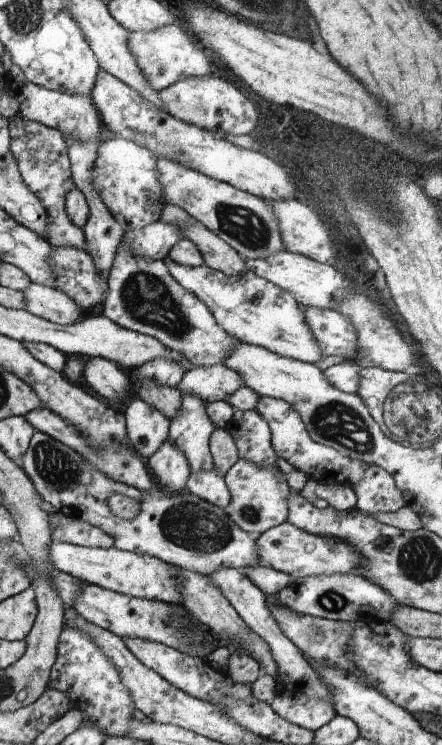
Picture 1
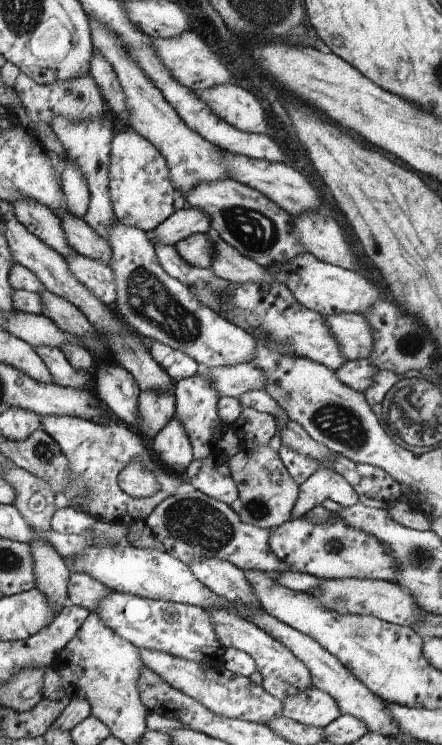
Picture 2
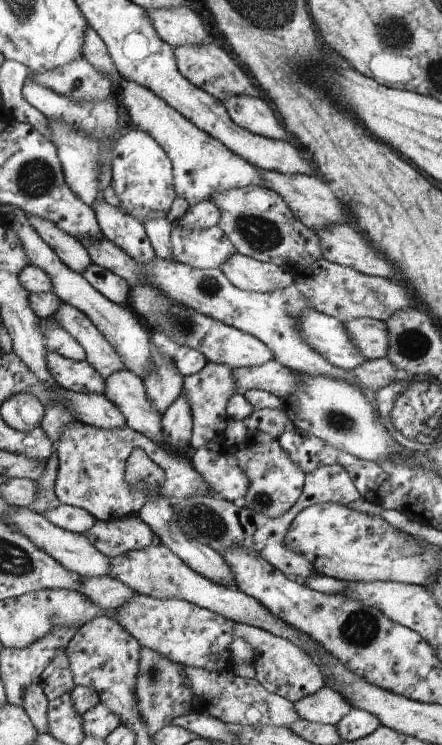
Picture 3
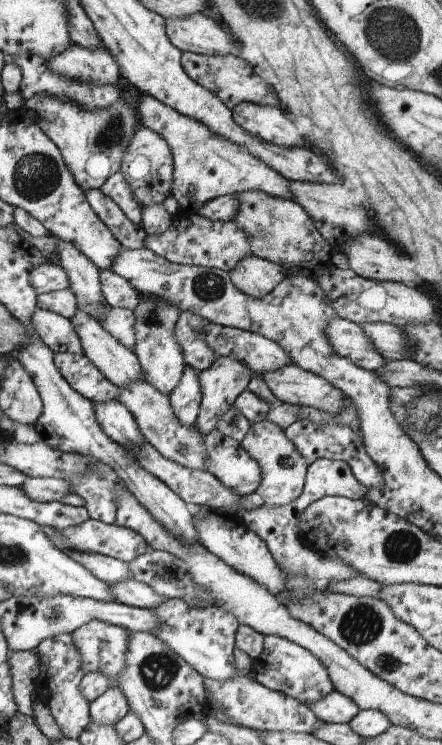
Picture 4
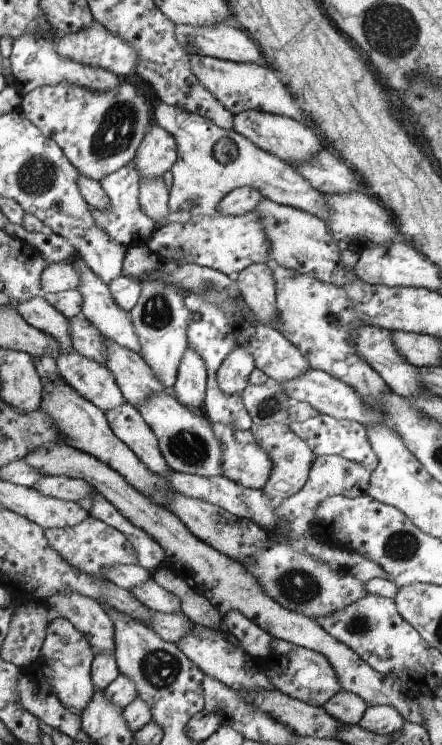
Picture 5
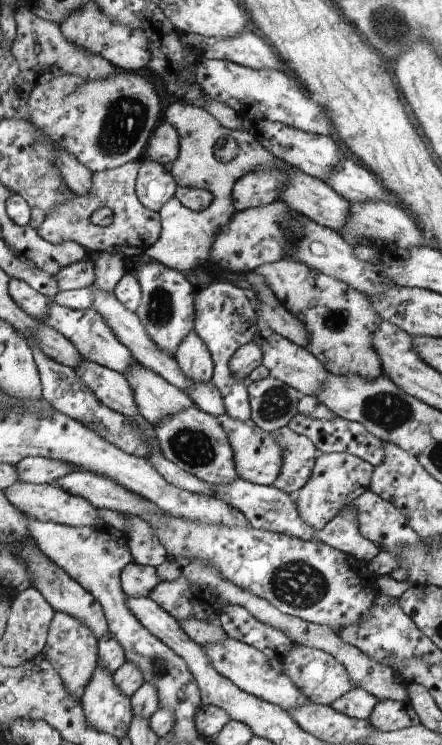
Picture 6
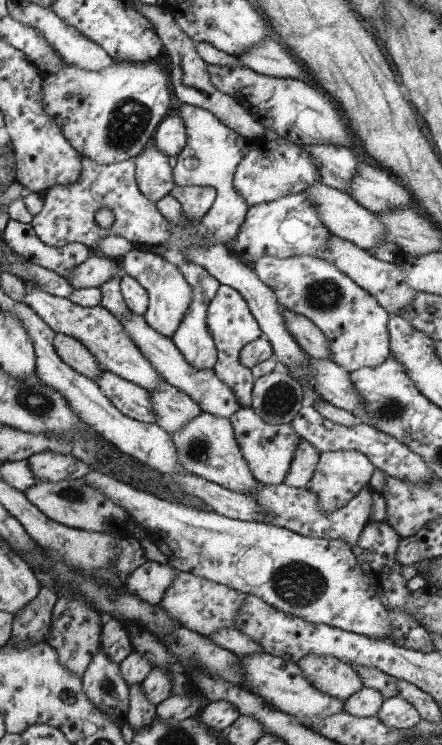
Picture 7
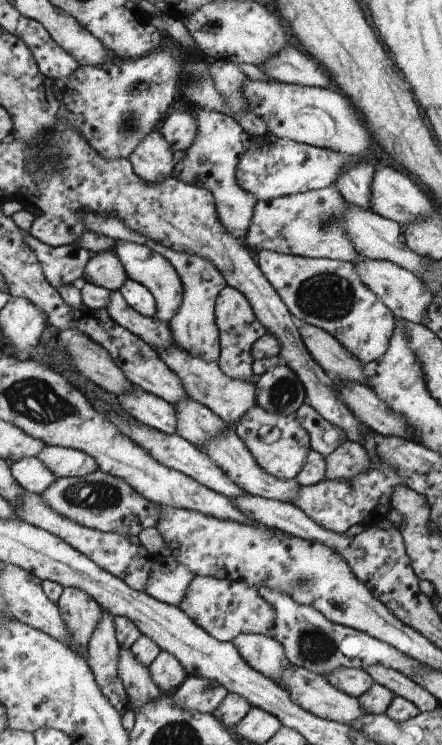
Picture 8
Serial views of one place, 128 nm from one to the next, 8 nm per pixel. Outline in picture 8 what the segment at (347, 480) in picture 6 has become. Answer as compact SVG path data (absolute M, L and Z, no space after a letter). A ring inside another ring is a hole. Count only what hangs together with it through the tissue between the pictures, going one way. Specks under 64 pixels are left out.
M346 441L332 454L326 456L327 478L326 480L348 480L352 482L360 473L368 470L371 465L370 458L365 448L357 442Z

